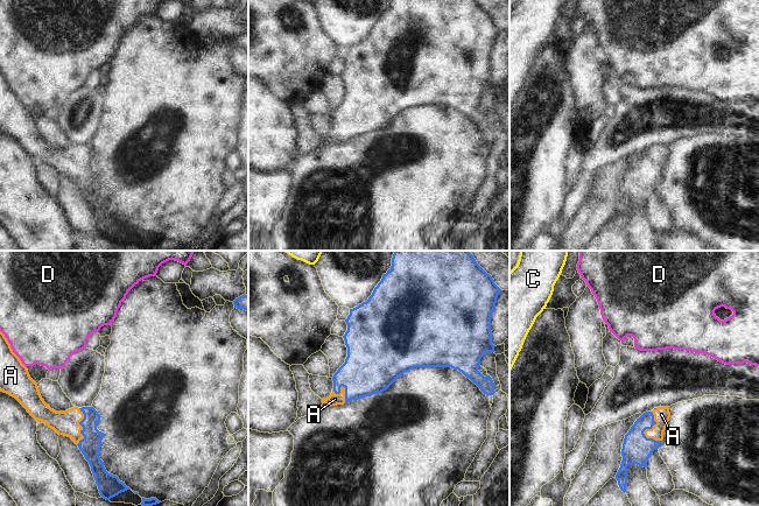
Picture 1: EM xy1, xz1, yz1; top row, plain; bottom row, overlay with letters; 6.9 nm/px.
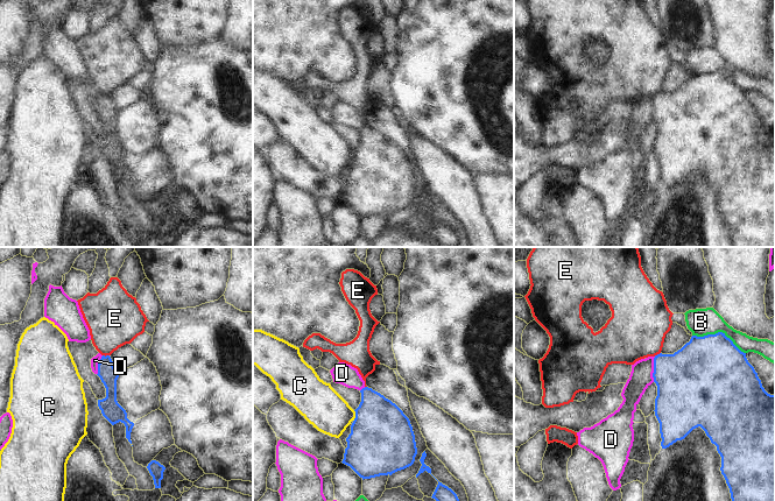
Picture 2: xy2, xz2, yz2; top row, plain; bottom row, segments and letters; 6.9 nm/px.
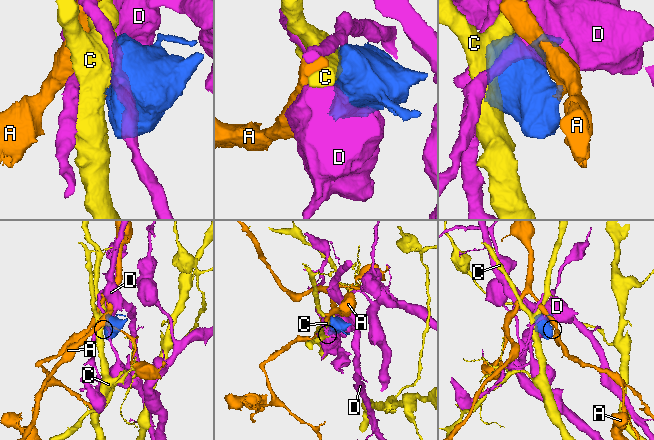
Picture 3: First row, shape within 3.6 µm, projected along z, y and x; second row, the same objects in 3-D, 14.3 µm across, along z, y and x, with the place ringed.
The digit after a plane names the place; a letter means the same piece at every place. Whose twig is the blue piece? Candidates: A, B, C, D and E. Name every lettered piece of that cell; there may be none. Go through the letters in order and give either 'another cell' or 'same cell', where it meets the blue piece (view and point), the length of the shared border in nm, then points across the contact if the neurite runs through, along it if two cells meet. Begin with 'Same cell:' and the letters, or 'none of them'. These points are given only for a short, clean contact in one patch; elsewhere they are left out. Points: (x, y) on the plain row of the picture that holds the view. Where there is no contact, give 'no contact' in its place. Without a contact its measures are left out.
Same cell: A
A: same cell; meets blue in yz1 at (646, 167); contact 220 nm long; runs through yz1 (637, 187), (644, 176), (646, 167), (661, 153)
B: another cell; meets blue in yz2 at (719, 71); contact 400 nm long; border along yz2 (692, 73), (706, 75), (723, 71), (745, 92)
C: another cell; meets blue in xz2 at (356, 155); contact 80 nm long
D: another cell; meets blue in yz2 at (654, 108); contact 180 nm long; border along yz2 (655, 96), (653, 120)
E: another cell; meets blue in xy2 at (106, 94); contact 50 nm long; border along xy2 (103, 93), (108, 94)

